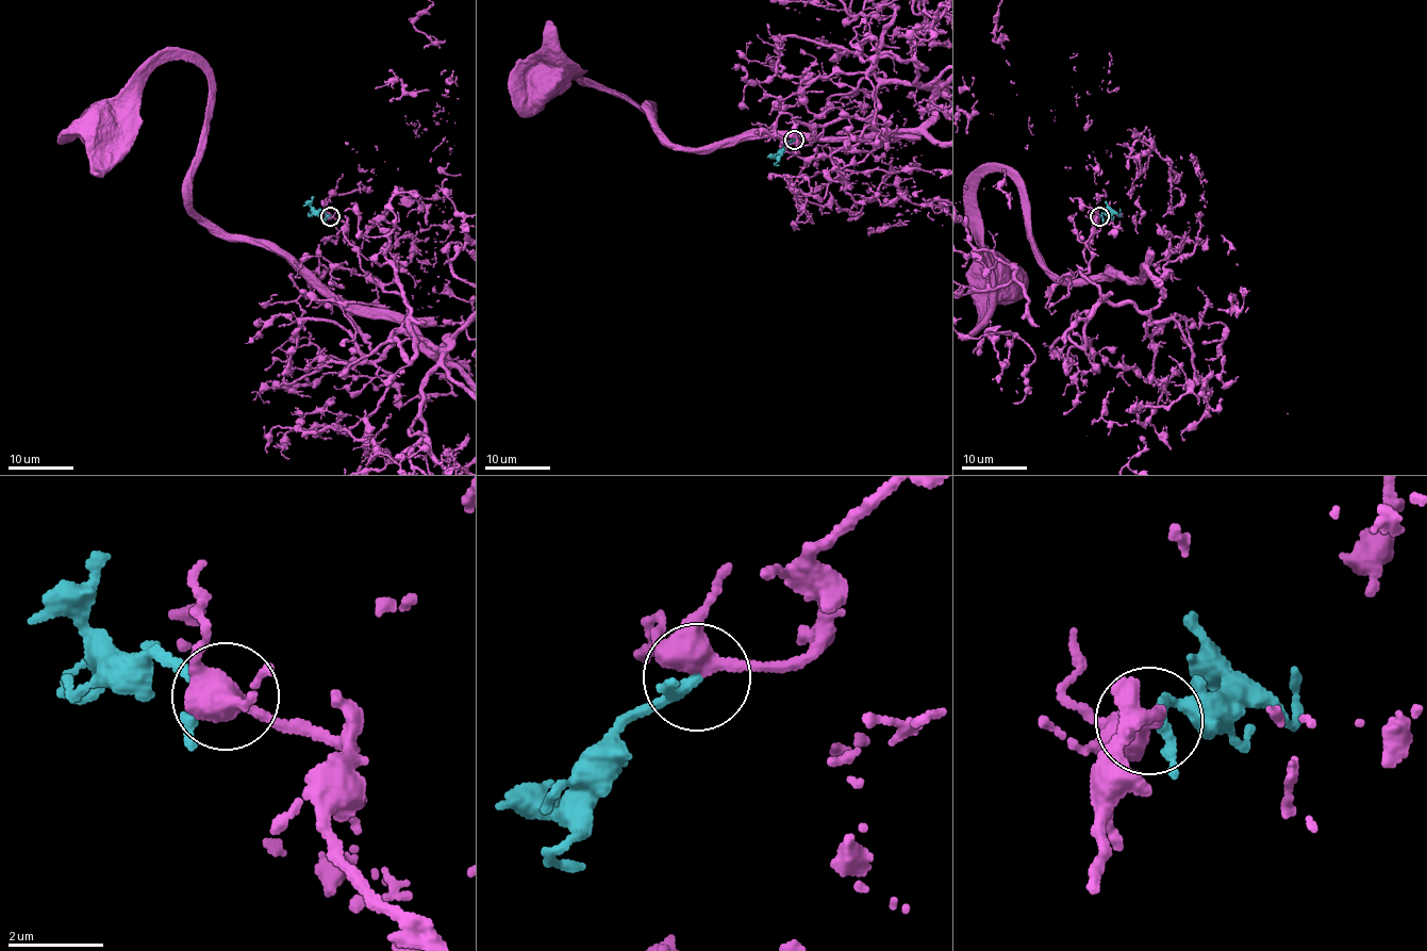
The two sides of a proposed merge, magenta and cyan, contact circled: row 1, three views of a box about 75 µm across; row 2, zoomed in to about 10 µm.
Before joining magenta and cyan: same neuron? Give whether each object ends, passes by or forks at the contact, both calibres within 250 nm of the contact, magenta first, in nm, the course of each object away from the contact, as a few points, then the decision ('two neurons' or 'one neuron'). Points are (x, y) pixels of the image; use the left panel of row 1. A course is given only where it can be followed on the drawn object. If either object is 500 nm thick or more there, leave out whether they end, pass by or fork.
magenta forks; cyan passes by; calibres 400 and 220 nm; course magenta (330, 215), (407, 304), (403, 328), (444, 347), (198, 218), (198, 66), (166, 58), (101, 129); course cyan (329, 215), (320, 210), (308, 214), (313, 210); one neuron

